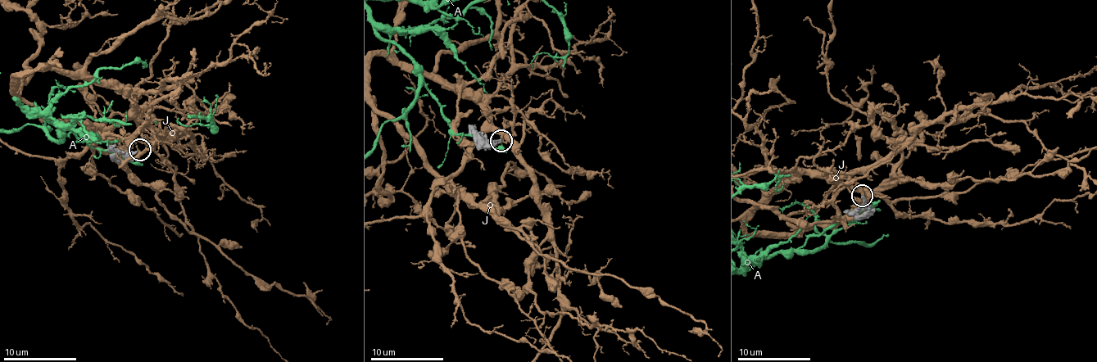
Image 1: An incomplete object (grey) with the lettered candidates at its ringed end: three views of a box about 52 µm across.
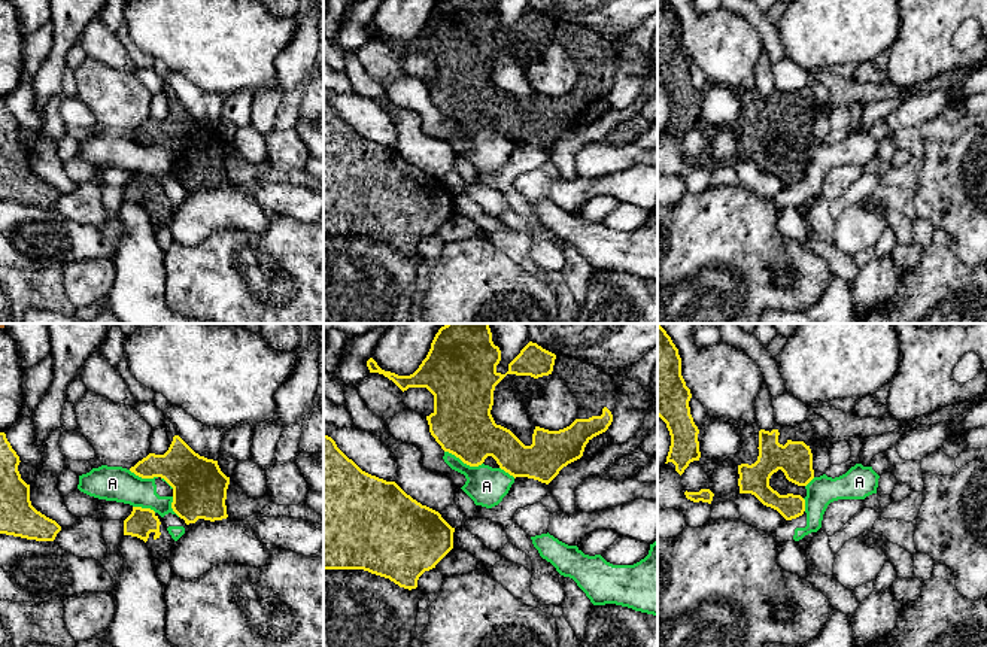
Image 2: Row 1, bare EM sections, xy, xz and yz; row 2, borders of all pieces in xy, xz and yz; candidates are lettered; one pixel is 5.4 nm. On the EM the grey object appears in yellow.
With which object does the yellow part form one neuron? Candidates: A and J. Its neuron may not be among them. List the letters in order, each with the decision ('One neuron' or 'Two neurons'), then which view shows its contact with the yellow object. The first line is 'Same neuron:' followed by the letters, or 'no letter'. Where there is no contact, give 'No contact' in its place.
Same neuron: no letter
A: Two neurons. Touches yellow in xz
J: Two neurons. No contact

